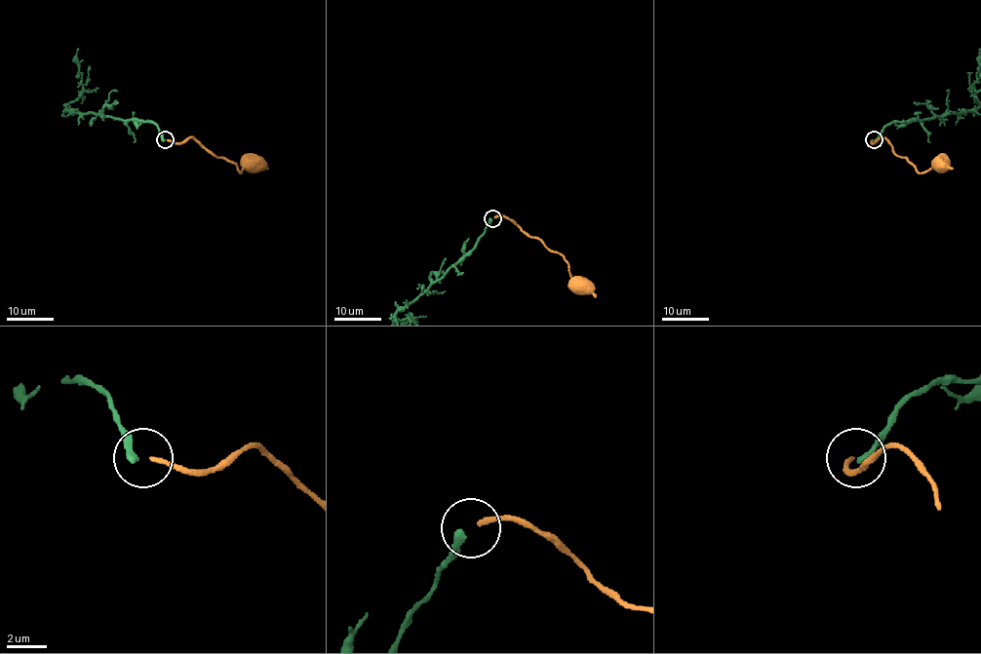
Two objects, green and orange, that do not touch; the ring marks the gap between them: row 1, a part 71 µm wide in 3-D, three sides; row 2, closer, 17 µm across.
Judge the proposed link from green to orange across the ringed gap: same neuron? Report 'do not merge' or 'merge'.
merge

